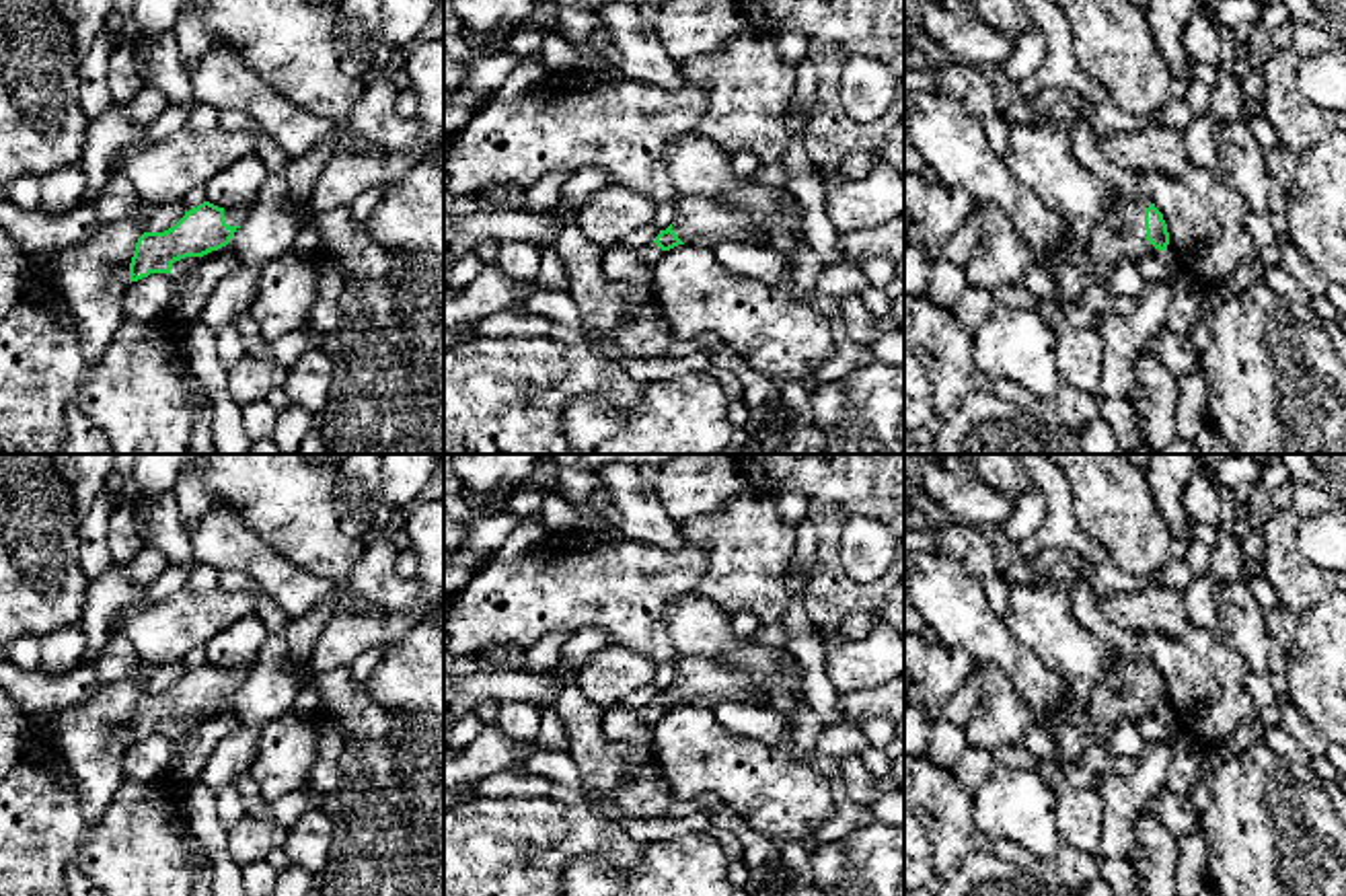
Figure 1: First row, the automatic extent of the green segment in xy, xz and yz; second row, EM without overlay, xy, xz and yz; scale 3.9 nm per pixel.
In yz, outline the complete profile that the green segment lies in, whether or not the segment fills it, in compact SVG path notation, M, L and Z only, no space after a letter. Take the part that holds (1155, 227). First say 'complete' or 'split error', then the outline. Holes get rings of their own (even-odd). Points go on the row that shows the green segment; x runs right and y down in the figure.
split error | M1116 195L1089 234L1089 253L1104 279L1112 275L1114 265L1120 259L1130 259L1136 263L1157 249L1167 251L1167 245L1169 232L1163 214L1155 208L1155 203L1147 201L1145 197L1132 199Z

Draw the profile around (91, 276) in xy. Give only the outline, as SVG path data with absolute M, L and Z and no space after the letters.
M138 197L136 214L58 251L49 279L76 321L88 364L103 358L123 321L129 263L150 212L152 206Z

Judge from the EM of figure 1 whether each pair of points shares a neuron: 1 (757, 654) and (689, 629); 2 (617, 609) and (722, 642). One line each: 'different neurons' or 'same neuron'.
1: same neuron
2: different neurons

